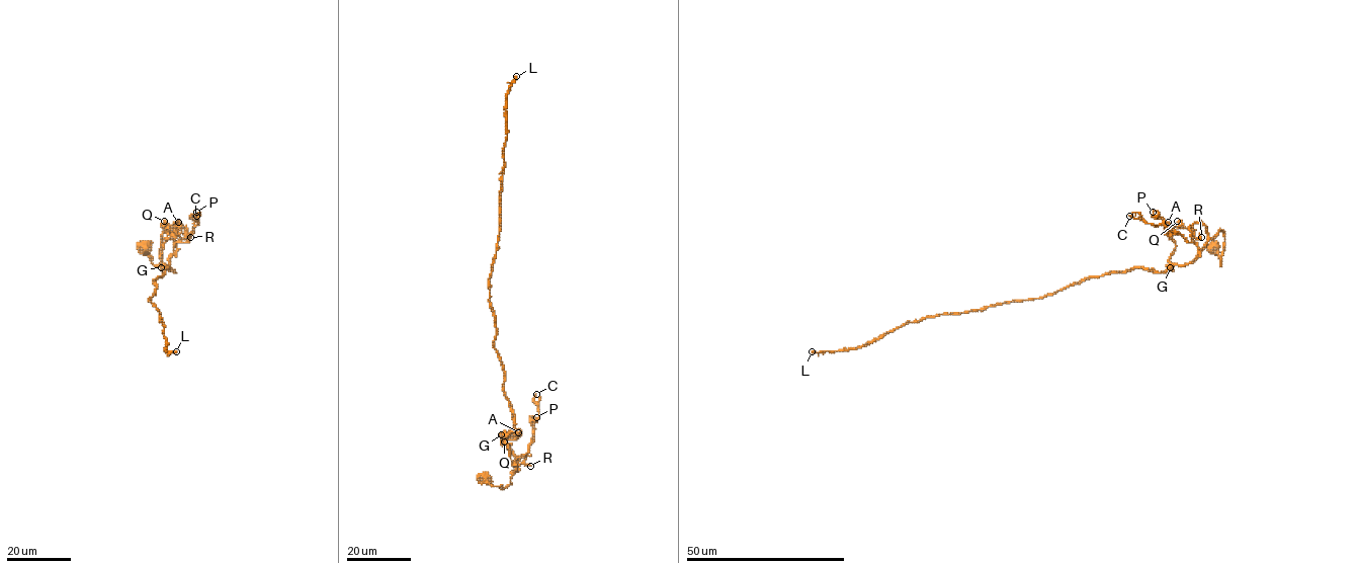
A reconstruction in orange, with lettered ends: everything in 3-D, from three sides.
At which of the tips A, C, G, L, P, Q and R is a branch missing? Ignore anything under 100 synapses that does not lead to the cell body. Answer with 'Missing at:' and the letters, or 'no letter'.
Missing at: L

